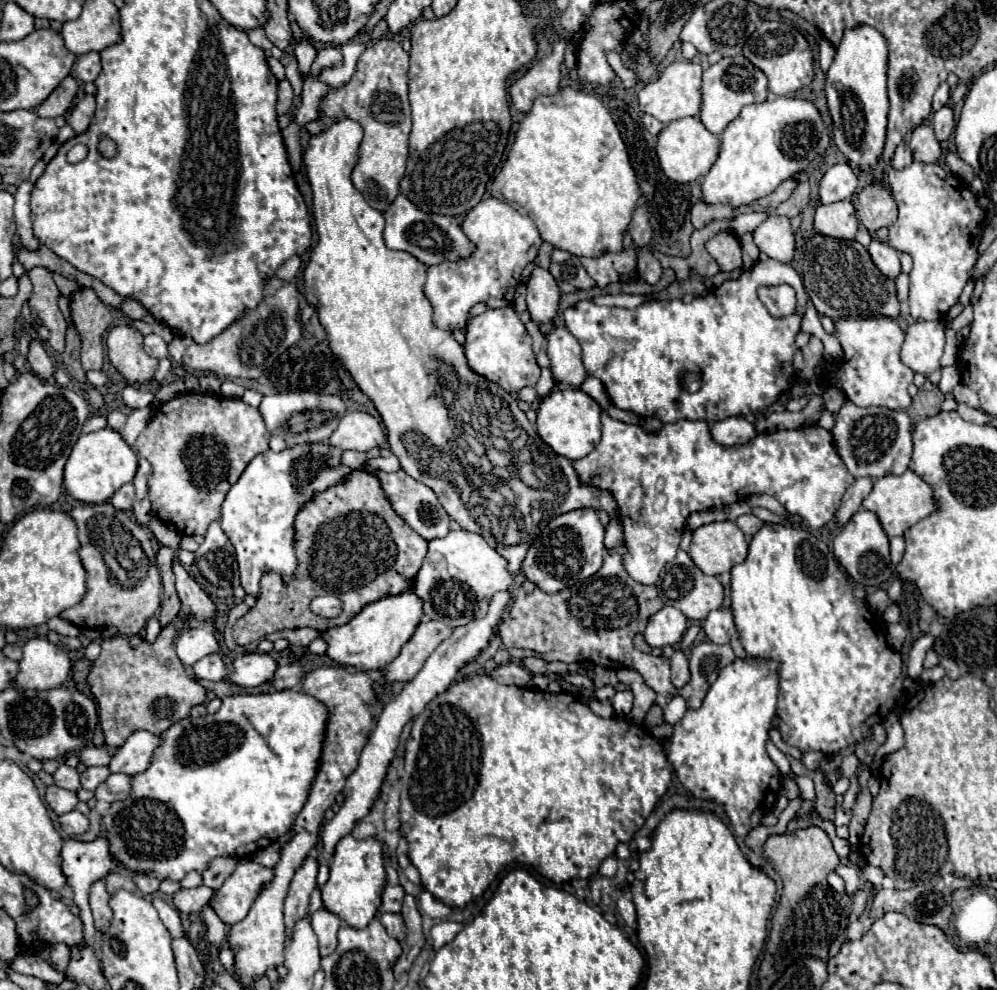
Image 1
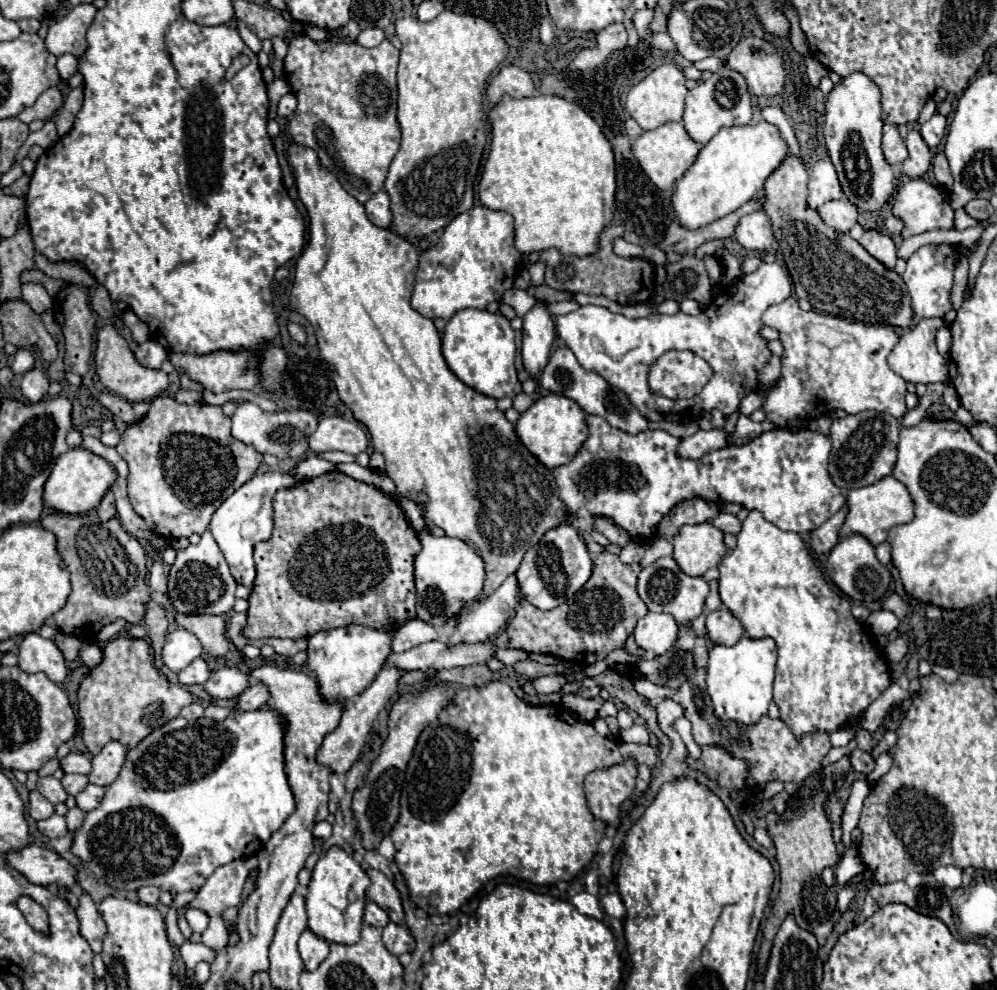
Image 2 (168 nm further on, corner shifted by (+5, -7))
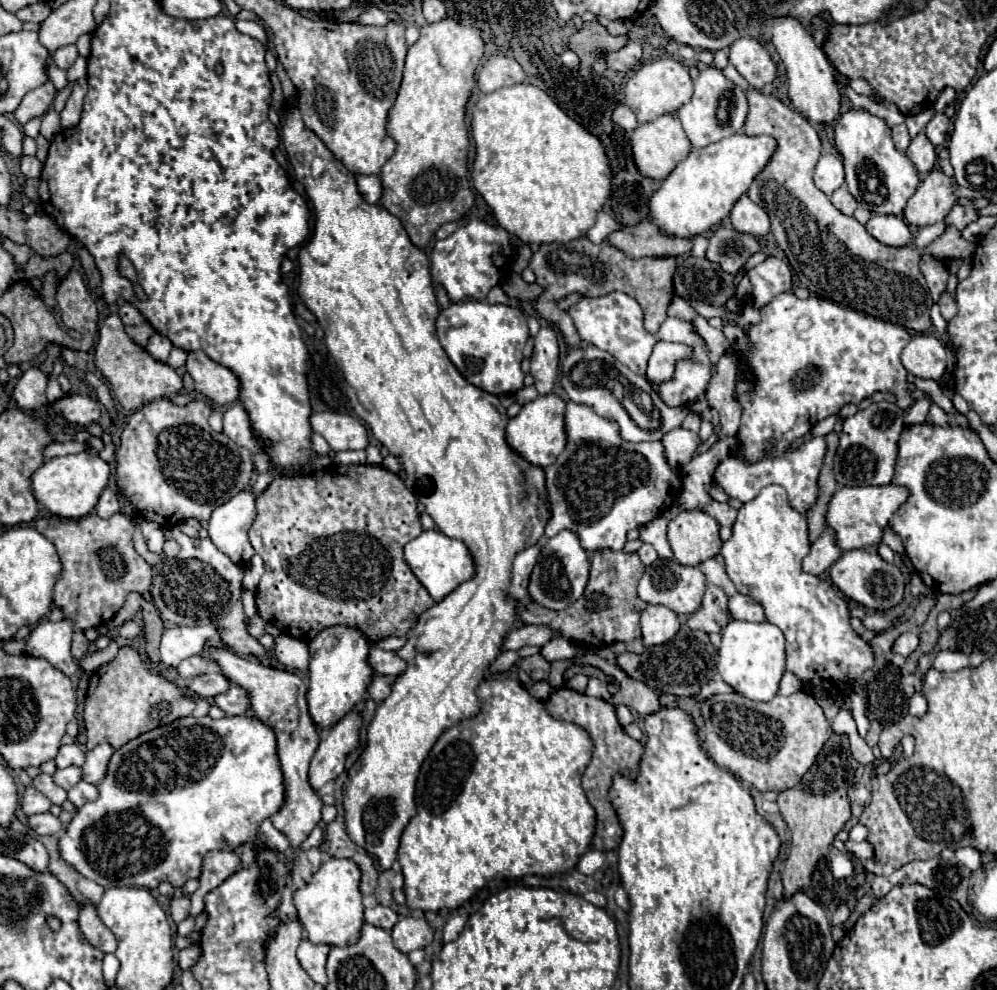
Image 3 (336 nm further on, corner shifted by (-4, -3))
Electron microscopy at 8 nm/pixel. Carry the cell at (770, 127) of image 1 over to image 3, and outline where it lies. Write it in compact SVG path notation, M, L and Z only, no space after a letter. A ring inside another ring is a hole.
M732 134L716 144L708 144L704 148L692 148L688 158L682 160L674 172L660 184L656 194L650 200L650 218L660 226L662 232L690 238L698 236L710 230L710 226L720 224L734 208L734 204L740 200L742 194L748 192L754 178L766 168L772 154L776 150L776 140L772 136L746 136L746 134Z

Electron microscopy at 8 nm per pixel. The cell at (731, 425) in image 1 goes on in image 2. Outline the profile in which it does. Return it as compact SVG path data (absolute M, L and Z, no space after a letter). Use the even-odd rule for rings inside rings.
M699 430L697 434L679 440L679 456L699 460L699 456L721 450L723 446L727 446L725 430Z

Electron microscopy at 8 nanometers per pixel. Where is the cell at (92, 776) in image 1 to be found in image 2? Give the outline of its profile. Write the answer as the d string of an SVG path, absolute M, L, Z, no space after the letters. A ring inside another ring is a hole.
M65 774L65 776L61 778L61 784L63 784L63 788L65 788L67 794L75 796L77 792L81 792L81 790L89 784L89 780L87 780L87 776L83 776L83 774Z

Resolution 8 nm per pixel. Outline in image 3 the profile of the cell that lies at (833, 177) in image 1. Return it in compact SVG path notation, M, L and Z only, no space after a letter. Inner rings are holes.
M824 154L818 164L816 164L816 172L814 172L814 184L826 194L832 196L834 190L838 190L844 184L844 168L842 168L842 160L832 156L832 154Z

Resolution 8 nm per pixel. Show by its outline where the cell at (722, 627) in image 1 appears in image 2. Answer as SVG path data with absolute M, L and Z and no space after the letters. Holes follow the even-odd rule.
M721 606L707 616L707 636L713 644L733 646L741 636L745 636L745 628L727 606Z

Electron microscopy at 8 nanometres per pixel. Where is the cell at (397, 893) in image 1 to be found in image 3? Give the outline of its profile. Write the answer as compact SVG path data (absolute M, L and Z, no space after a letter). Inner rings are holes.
M374 906L374 908L368 908L364 912L364 918L368 924L374 924L374 926L380 926L384 930L392 930L392 926L398 922L398 914L388 908L388 906Z

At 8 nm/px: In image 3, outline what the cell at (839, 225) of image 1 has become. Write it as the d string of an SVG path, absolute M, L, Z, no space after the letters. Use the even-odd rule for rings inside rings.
M844 186L844 188L838 188L834 194L832 194L832 204L842 212L842 214L846 214L846 216L852 216L854 214L854 210L856 210L856 200L854 200L854 196L848 192L848 188Z

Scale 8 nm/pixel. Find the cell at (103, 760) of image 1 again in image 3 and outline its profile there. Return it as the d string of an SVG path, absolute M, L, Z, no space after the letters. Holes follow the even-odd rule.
M76 744L70 746L62 746L58 756L56 756L56 764L58 768L68 768L68 766L82 766L86 760L86 752L82 748L78 748Z

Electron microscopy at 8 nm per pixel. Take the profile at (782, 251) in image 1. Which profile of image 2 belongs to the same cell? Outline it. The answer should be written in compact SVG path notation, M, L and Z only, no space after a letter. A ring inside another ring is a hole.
M761 210L745 214L739 224L735 226L735 240L745 248L753 252L769 252L773 246L773 230L771 222Z

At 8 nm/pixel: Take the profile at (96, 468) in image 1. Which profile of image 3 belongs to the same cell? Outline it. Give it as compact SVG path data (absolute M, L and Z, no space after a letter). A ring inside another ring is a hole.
M80 452L46 460L36 470L36 476L32 476L32 488L36 492L36 500L44 504L52 514L64 518L82 518L94 510L100 492L108 484L108 478L110 478L110 466L100 456Z

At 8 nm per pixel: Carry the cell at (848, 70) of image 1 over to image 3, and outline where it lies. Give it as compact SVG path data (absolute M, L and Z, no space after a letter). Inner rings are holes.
M850 108L848 112L840 114L838 124L834 124L834 142L844 160L846 186L848 186L850 194L856 198L856 202L874 214L900 214L904 210L908 198L916 192L920 178L918 178L914 164L908 160L908 156L894 148L892 138L890 138L890 126L886 124L886 120L870 114L866 108L858 108L858 110Z

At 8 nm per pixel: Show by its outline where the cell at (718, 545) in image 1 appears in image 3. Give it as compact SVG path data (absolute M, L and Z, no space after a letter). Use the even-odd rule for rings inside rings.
M704 510L680 512L680 516L676 516L672 520L672 524L668 524L668 540L672 546L674 558L684 566L698 566L700 562L718 556L720 548L722 548L722 540L720 540L718 530L720 530L720 526L716 524L716 520L712 516L708 516L708 512L704 512Z

